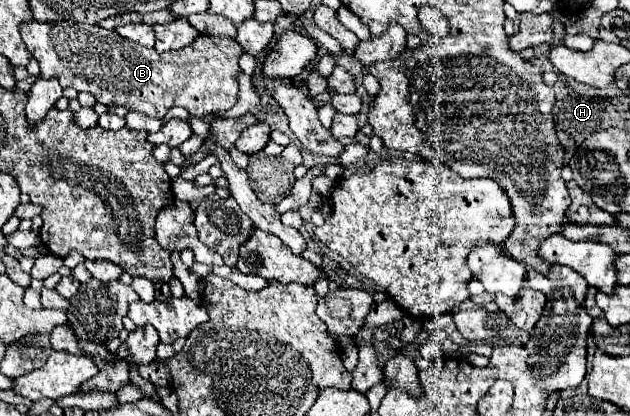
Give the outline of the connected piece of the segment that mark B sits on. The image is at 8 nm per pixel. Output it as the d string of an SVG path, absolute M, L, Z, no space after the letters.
M29 20L19 26L19 32L21 32L21 38L23 38L27 50L31 52L31 56L39 60L43 78L55 76L55 78L59 78L63 88L73 86L79 92L91 92L97 98L97 102L101 102L105 106L111 106L111 104L123 106L127 110L143 112L151 118L163 118L171 106L183 106L189 114L203 118L205 114L219 114L237 104L239 84L237 84L235 76L239 72L237 60L243 50L241 50L241 46L237 46L237 42L233 38L227 38L227 36L219 38L219 36L199 34L193 44L189 44L181 50L159 54L157 50L141 48L139 44L133 44L133 42L121 38L113 30L109 32L101 26L89 26L85 22L73 22L73 20L49 22L49 24Z

